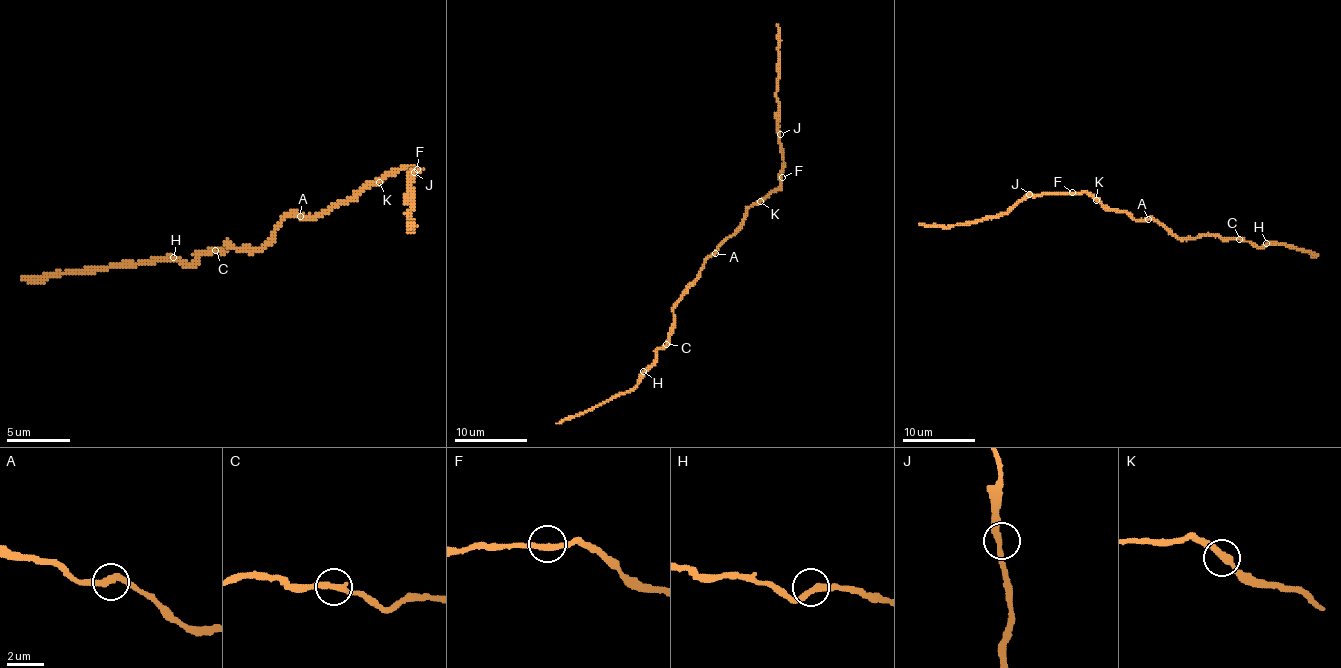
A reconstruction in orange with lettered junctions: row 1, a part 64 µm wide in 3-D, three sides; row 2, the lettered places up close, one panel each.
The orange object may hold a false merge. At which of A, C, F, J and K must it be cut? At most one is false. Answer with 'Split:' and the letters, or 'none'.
Split: none

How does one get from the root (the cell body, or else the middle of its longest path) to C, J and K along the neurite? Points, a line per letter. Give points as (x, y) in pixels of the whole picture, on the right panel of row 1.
C: (1143, 219), (1163, 223), (1179, 237), (1221, 236), (1239, 239)
J: (1143, 219), (1136, 219), (1127, 212), (1109, 210), (1087, 192), (1029, 194)
K: (1143, 219), (1136, 219), (1127, 212), (1109, 210), (1096, 200)

